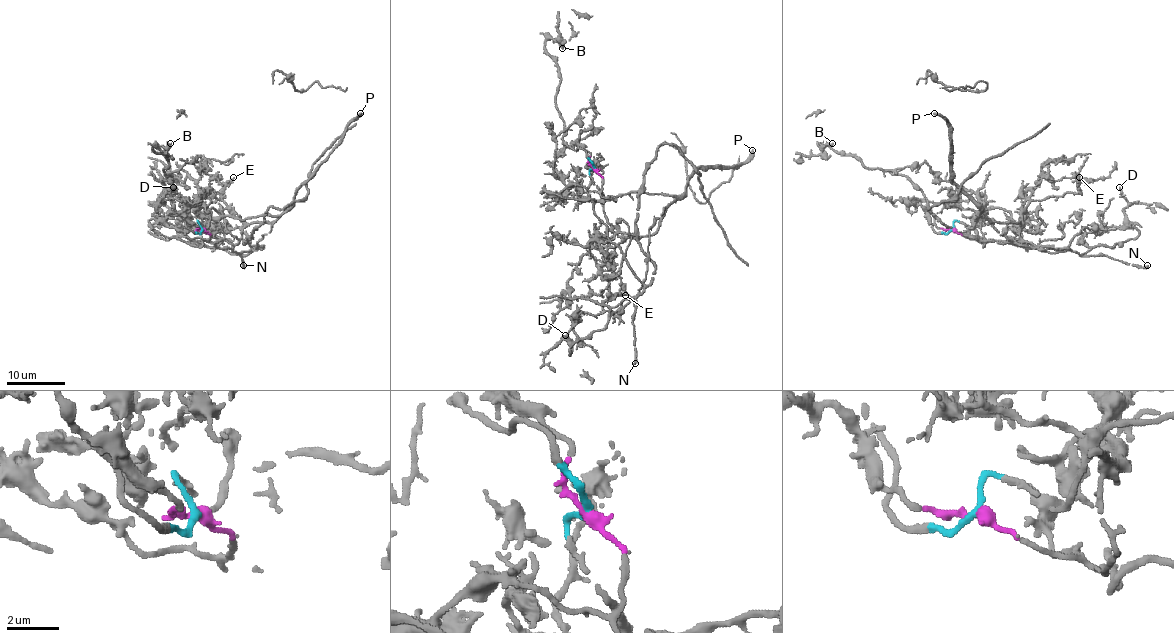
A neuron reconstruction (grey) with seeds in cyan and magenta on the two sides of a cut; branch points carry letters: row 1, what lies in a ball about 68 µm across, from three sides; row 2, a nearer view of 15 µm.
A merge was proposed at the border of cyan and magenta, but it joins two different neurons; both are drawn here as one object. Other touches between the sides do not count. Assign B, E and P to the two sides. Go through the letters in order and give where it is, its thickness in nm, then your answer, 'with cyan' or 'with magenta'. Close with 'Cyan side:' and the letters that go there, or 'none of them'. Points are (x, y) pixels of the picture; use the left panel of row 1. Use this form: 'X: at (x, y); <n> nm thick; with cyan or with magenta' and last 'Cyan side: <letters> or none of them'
B: at (170, 143); 220 nm thick; with cyan
E: at (233, 177); 240 nm thick; with magenta
P: at (360, 113); 320 nm thick; with magenta
Cyan side: B

